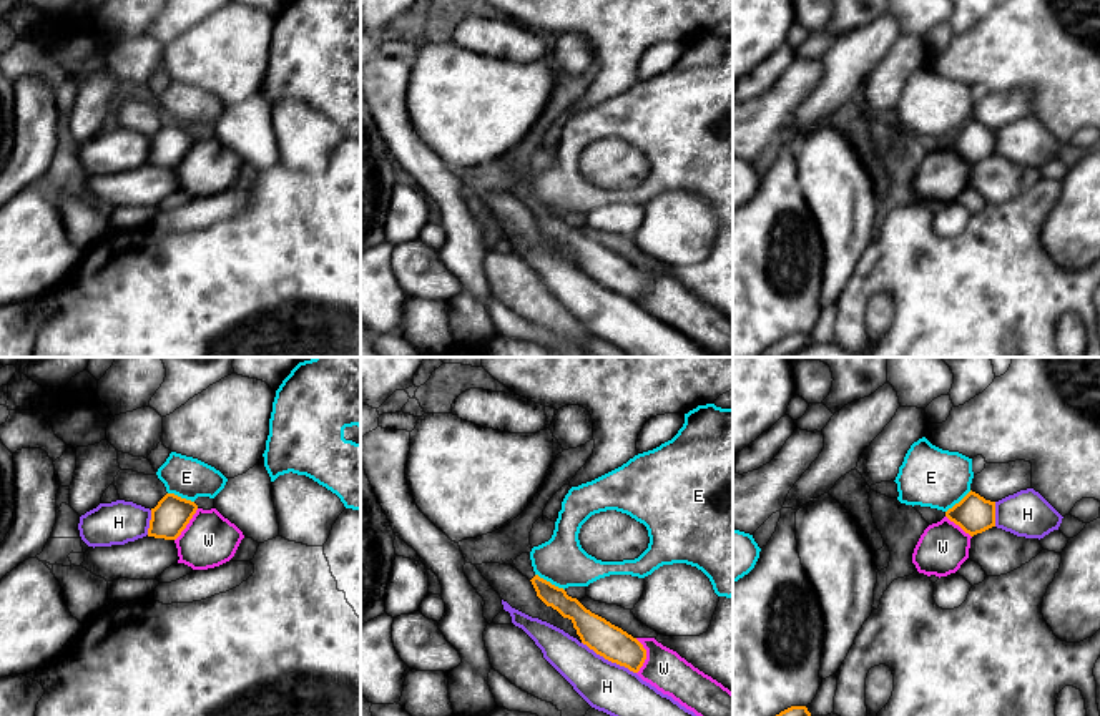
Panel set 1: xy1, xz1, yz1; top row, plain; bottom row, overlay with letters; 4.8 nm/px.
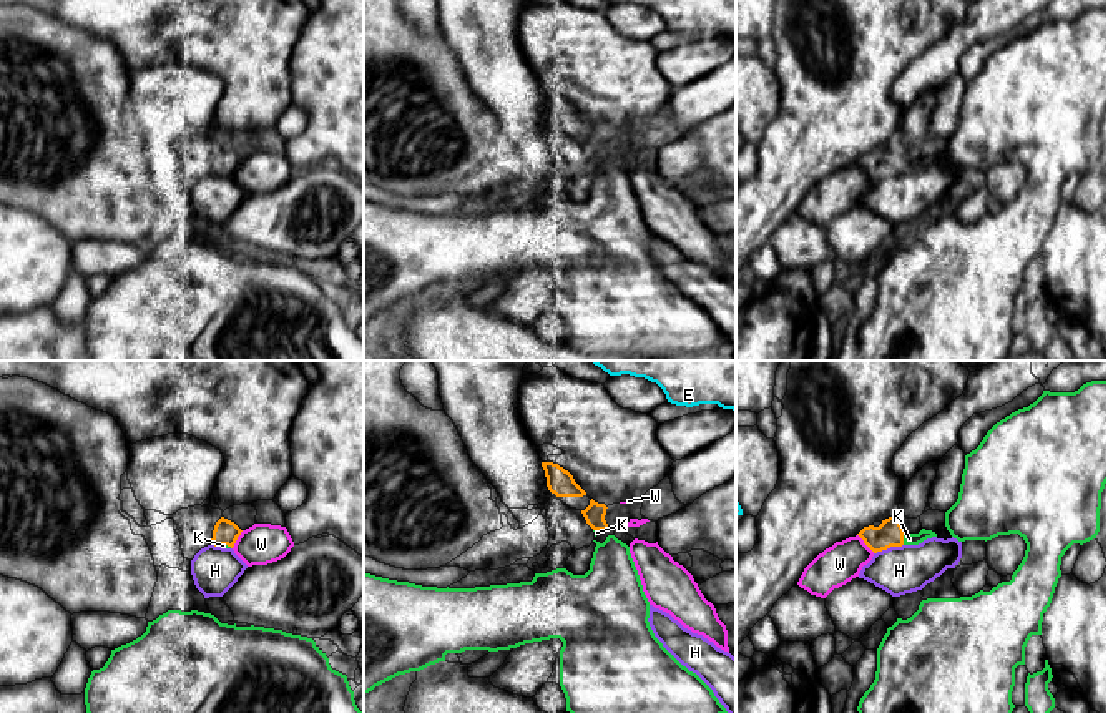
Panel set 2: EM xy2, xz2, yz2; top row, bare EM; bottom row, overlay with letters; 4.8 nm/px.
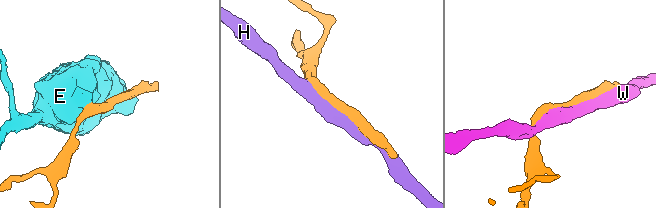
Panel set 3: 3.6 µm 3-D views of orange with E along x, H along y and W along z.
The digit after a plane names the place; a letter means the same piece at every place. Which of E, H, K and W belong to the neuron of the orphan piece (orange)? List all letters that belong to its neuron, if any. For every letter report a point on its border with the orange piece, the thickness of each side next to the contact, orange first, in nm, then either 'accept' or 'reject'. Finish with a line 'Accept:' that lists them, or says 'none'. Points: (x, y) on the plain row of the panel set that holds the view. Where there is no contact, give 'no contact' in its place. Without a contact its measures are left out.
E: contact xz1 (549, 210); calibres 110 and 240 nm; reject
H: contact xz1 (608, 288); calibres 160 and 240 nm; reject
K: contact yz2 (902, 165); calibres 130 and 60 nm; accept
W: contact xz1 (645, 284); calibres 160 and 200 nm; reject
Accept: K

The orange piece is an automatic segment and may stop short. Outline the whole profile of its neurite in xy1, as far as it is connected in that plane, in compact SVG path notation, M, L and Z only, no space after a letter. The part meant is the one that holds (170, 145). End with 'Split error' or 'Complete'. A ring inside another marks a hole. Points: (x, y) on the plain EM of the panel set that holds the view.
M166 121L158 133L151 136L148 164L176 168L196 138L198 133L194 130L174 121Z. Complete

